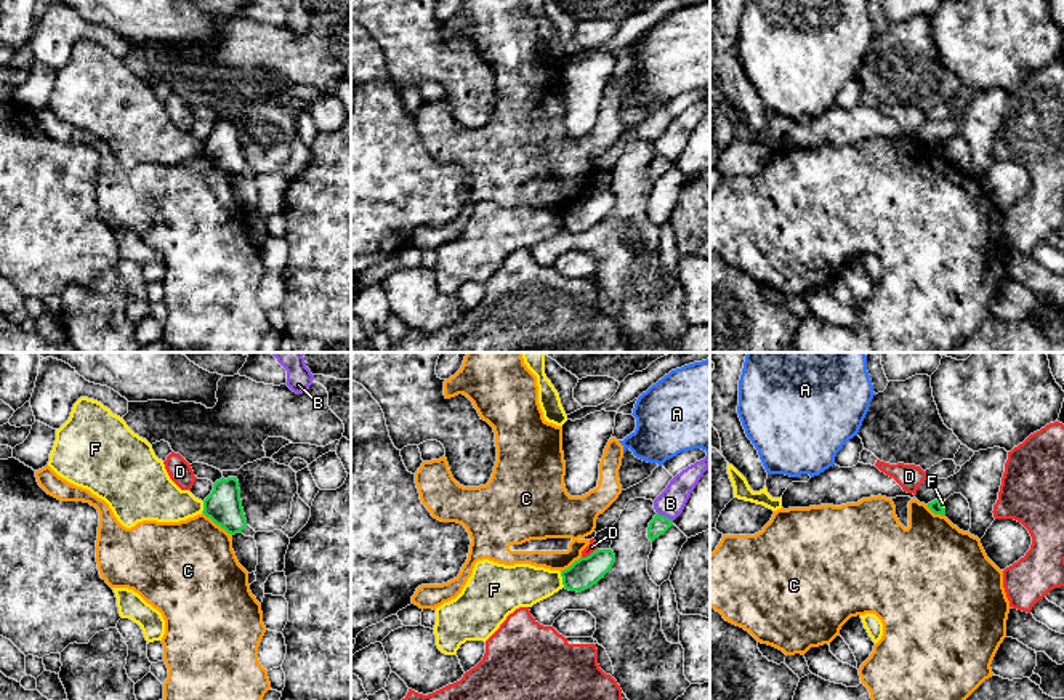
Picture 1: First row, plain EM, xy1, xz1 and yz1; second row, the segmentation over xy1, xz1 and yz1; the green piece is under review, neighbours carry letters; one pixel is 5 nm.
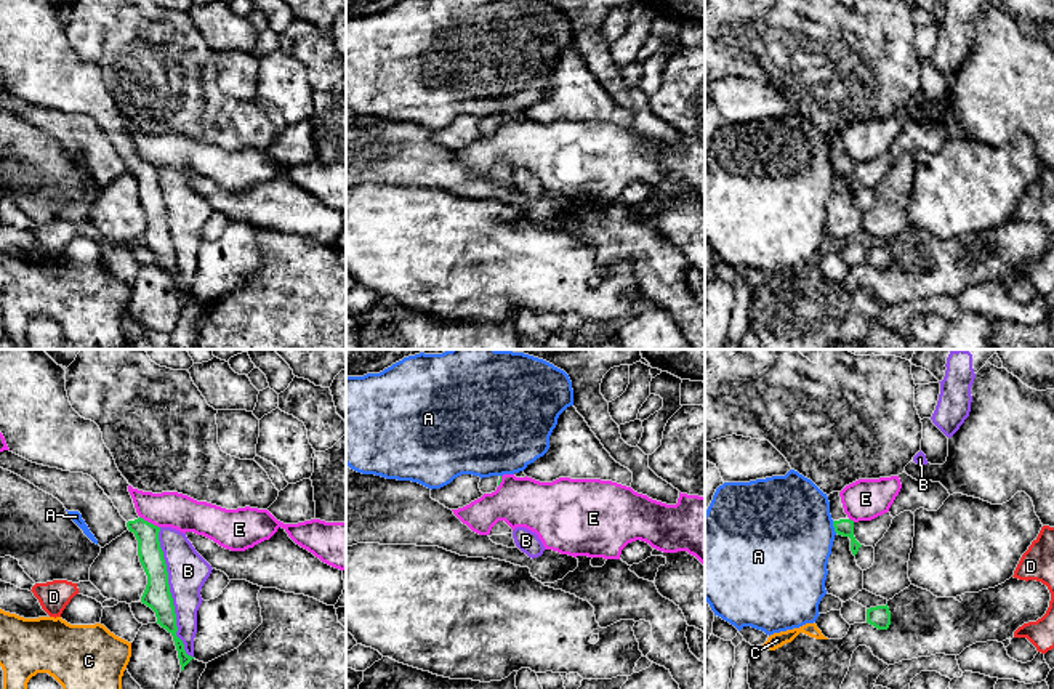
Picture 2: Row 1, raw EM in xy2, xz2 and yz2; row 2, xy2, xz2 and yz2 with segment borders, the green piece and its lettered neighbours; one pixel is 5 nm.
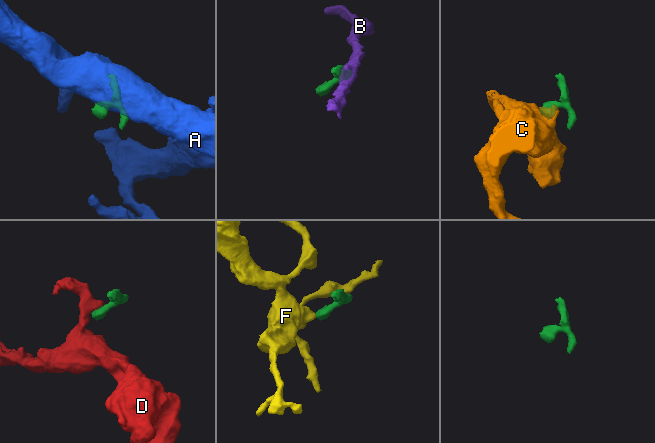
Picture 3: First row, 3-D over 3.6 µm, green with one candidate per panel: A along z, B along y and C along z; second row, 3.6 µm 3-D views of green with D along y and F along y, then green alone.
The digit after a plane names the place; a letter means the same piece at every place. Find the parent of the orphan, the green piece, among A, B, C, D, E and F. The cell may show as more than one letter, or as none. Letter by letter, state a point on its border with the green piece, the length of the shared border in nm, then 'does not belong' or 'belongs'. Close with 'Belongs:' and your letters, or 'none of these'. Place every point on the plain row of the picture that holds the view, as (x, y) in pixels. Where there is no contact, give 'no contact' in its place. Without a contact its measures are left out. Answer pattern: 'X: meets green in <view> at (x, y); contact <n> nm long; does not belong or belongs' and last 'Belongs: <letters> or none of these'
A: meets green in yz2 at (833, 167); contact 70 nm long; does not belong
B: meets green in xy2 at (170, 234); contact 700 nm long; does not belong
C: meets green in xy1 at (217, 165); contact 200 nm long; does not belong
D: meets green in xz1 at (590, 196); contact 90 nm long; does not belong
E: meets green in xy2 at (149, 164); contact 120 nm long; does not belong
F: meets green in xz1 at (563, 221); contact 80 nm long; does not belong
Belongs: none of these

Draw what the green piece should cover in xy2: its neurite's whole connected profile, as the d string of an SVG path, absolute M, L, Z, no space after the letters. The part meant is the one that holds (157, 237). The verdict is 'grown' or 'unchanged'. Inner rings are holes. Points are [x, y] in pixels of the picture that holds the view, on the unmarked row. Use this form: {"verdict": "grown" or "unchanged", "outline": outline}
{"verdict": "grown", "outline": "M0 0L0 74L10 93L37 106L91 117L112 141L127 168L138 181L139 203L147 216L141 244L155 253L157 263L175 282L181 312L194 300L176 277L176 255L168 226L168 213L159 183L160 168L138 157L128 133L128 122L119 112L99 67L82 59L70 46L66 32L66 11L53 0Z"}

